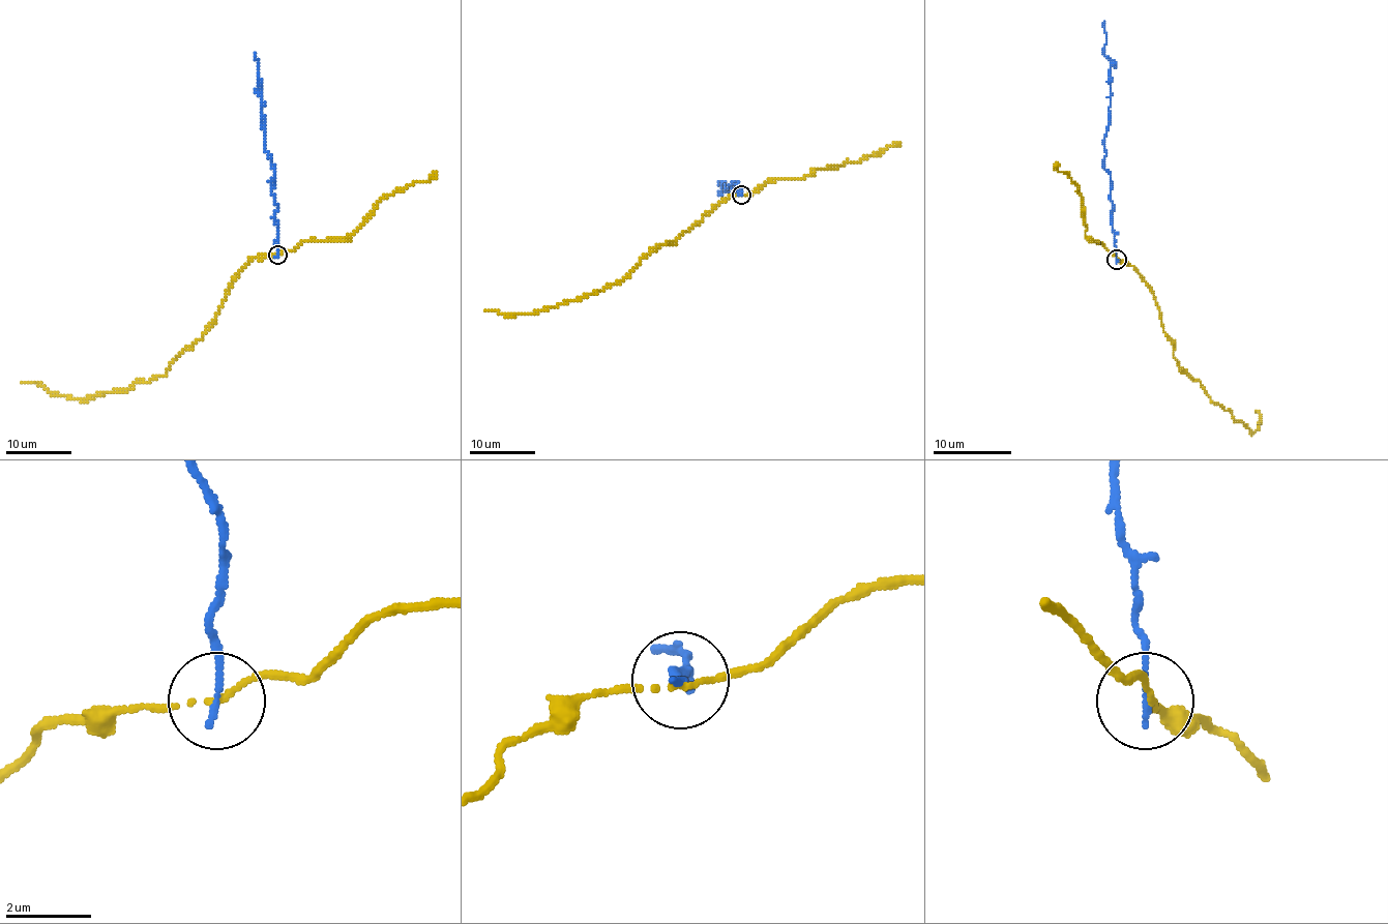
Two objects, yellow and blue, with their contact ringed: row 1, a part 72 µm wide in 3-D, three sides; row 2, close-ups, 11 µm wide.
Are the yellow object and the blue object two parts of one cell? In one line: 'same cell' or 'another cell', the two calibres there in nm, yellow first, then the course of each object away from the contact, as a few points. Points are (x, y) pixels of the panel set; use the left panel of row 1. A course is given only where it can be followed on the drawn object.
another cell | 110/140 nm | yellow via (277, 255), (254, 257), (239, 271), (216, 319), (164, 375), (80, 399), (22, 381) | blue via (277, 255), (278, 225), (273, 218), (277, 205), (272, 194), (275, 169), (265, 149), (259, 63), (254, 54)

